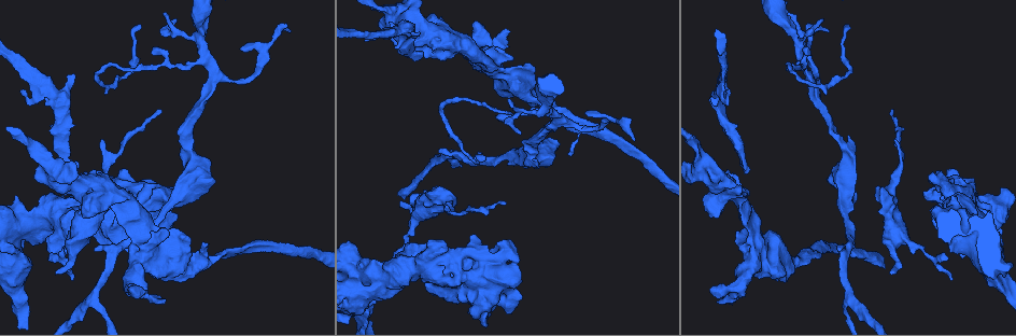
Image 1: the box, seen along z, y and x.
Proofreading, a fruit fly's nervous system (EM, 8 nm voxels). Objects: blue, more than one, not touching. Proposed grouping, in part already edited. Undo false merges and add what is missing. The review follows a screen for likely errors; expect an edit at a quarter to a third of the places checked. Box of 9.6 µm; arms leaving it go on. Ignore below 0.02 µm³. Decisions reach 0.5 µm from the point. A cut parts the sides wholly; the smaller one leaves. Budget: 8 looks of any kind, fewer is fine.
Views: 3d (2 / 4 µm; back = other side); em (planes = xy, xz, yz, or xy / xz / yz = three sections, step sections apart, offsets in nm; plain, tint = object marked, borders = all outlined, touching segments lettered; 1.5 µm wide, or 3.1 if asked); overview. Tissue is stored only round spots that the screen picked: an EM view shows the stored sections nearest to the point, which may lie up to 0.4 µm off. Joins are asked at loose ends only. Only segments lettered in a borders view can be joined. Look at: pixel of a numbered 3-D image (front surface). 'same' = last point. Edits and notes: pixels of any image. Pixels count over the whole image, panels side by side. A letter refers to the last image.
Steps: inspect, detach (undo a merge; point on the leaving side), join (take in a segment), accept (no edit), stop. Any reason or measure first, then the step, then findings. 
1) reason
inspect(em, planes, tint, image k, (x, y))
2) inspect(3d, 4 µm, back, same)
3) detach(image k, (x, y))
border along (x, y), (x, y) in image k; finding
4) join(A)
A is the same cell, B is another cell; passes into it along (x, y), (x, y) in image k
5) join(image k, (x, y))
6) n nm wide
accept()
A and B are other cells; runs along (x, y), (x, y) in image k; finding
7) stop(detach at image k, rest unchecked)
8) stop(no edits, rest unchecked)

free end
inspect(em, planes, plain, image 1, (399, 202))

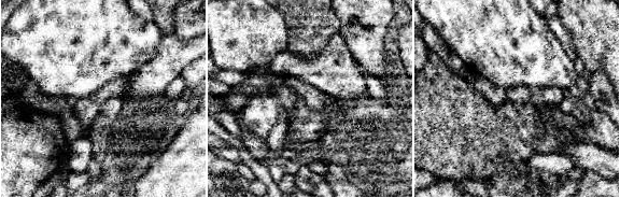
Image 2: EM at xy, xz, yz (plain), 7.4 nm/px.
inspect(em, planes, borders, same)

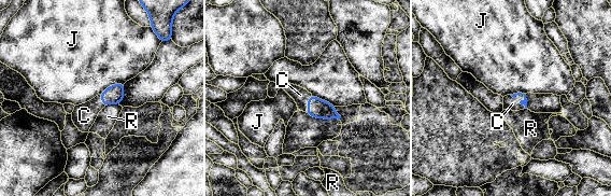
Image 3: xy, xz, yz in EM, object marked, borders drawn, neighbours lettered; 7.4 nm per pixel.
join(C)
C is the same cell, J and R are other cells; the neuron continues

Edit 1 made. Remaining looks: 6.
inspect(overview)

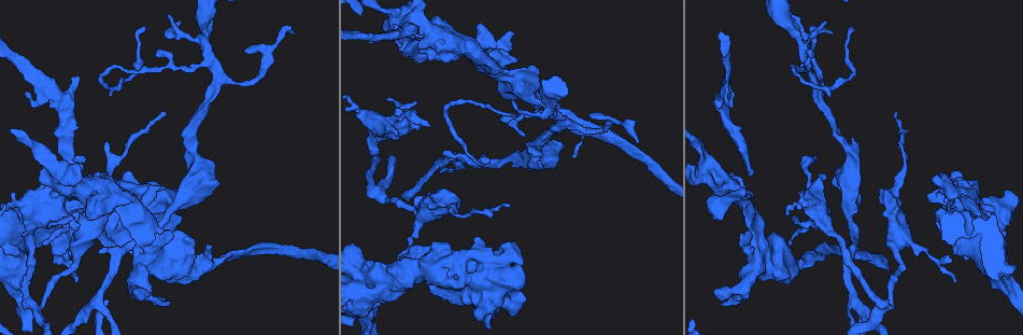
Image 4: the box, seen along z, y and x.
thick turns thin
inspect(3d, 4 µm, image 4, (400, 107))

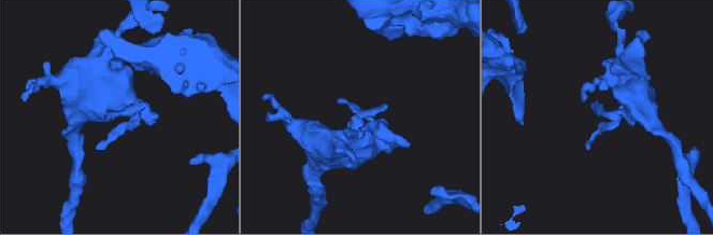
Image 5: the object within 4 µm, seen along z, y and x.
shape alone is not enough
inspect(em, planes, borders, image 5, (598, 112))

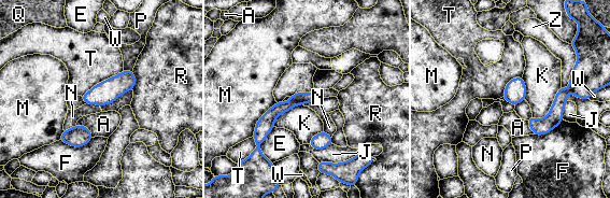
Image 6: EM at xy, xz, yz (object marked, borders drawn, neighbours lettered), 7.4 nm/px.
accept()
A, E, F, J, K, M, N, P, Q, R, T, W and Z are other cells; border along (123, 70), (94, 85), (81, 96) in image 6; continuous, no second neuron

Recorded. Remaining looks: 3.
branch point
inspect(em, planes, borders, image 4, (758, 236))

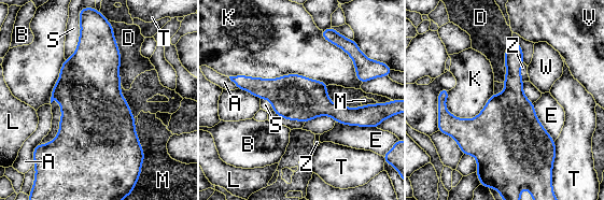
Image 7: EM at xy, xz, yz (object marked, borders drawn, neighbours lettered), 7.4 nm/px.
340 nm wide
accept()
A, B, D, E, K, L, M, S, T, V, W and Z are other cells; runs along (239, 83), (364, 115) in image 7; continuous, no second neuron

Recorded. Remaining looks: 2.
stop(join at image 3, rest unchecked)

